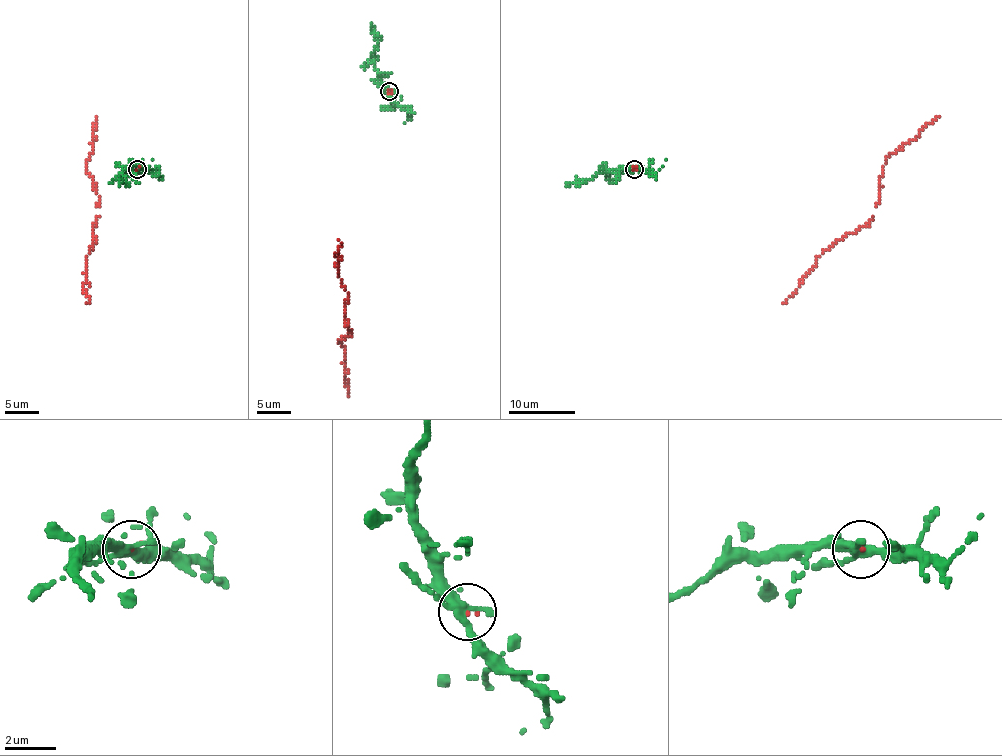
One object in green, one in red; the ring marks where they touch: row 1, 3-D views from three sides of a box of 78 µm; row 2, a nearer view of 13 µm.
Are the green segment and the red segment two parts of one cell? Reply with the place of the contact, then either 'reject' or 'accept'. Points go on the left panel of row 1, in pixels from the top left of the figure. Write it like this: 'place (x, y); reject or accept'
place (137, 169); accept

